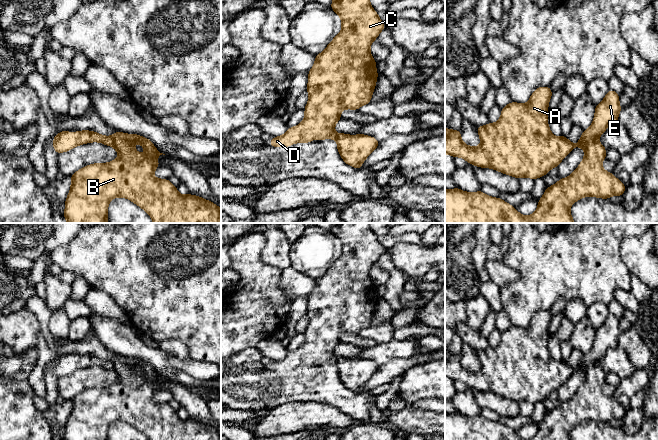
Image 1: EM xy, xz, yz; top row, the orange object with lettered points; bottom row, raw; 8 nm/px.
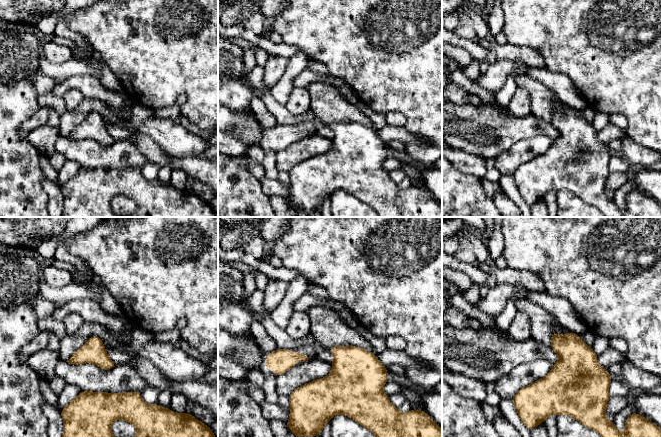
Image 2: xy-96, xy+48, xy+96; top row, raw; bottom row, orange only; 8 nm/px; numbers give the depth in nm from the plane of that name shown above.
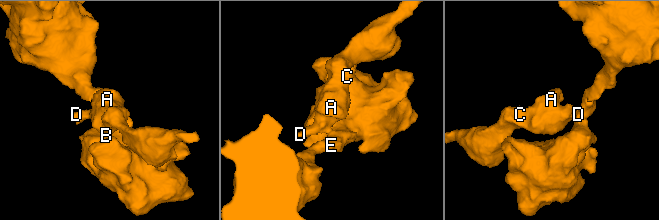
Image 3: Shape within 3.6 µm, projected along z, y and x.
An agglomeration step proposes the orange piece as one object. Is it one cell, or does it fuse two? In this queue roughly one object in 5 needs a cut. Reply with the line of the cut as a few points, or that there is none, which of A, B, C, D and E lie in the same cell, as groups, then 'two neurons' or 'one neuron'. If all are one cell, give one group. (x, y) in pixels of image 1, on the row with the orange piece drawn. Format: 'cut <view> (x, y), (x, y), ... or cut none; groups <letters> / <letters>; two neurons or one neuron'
cut xy (111, 137), (113, 139), (113, 146); groups A C D / B E; two neurons

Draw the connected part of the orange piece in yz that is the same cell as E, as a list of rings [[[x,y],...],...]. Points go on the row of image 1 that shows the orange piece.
[[[610,89],[602,102],[595,106],[592,125],[584,130],[580,137],[581,148],[585,151],[580,165],[567,178],[562,178],[546,188],[538,201],[538,208],[532,215],[522,216],[512,205],[499,197],[490,197],[481,190],[470,193],[455,187],[453,190],[445,188],[445,223],[575,223],[570,214],[570,206],[580,198],[608,199],[613,195],[622,196],[626,187],[612,173],[603,169],[602,161],[606,158],[606,148],[597,141],[608,126],[618,123],[621,109],[619,94]]]

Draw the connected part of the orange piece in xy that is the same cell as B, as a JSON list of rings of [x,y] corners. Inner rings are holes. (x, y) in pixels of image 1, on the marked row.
[[[116,131],[112,138],[114,139],[113,148],[118,152],[116,160],[110,163],[94,163],[71,175],[71,188],[65,200],[64,211],[64,218],[68,223],[108,223],[108,204],[114,197],[129,199],[146,211],[153,223],[221,223],[221,209],[216,204],[192,194],[181,195],[168,179],[153,177],[155,169],[160,166],[156,157],[163,153],[160,153],[149,139],[119,131]],[[135,143],[140,143],[144,147],[145,156],[133,148]]]

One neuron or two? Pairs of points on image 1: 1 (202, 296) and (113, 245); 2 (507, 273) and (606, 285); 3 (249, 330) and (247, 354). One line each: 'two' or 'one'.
1: one
2: two
3: two

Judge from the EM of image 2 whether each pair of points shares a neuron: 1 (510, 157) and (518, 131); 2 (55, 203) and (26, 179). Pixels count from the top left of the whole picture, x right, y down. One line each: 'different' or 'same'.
1: different
2: different

